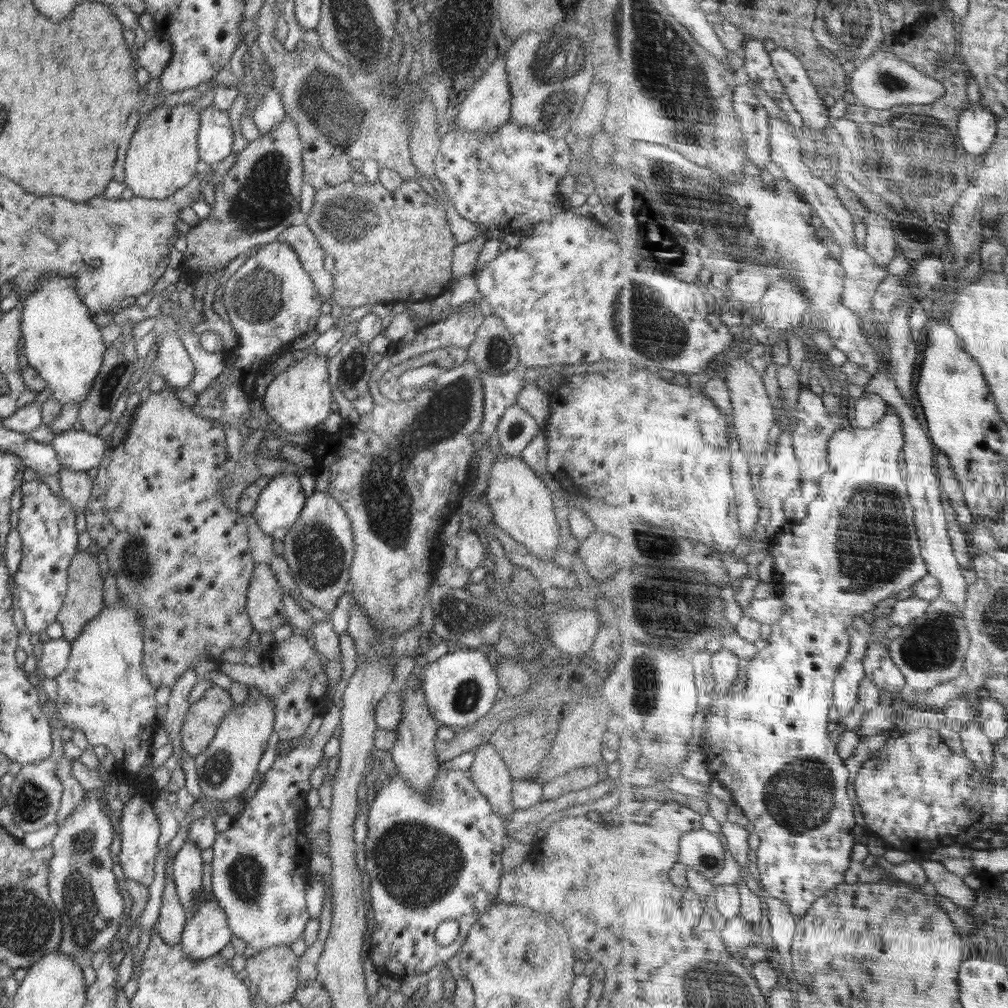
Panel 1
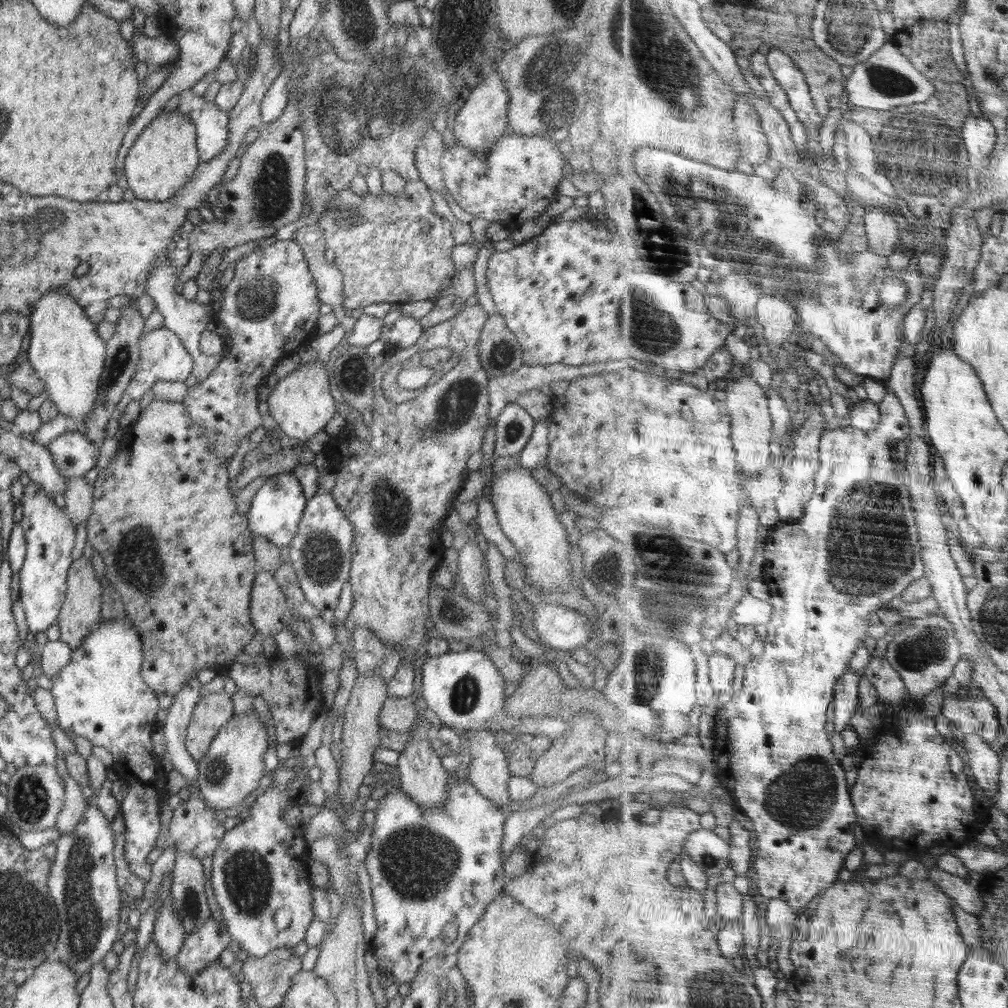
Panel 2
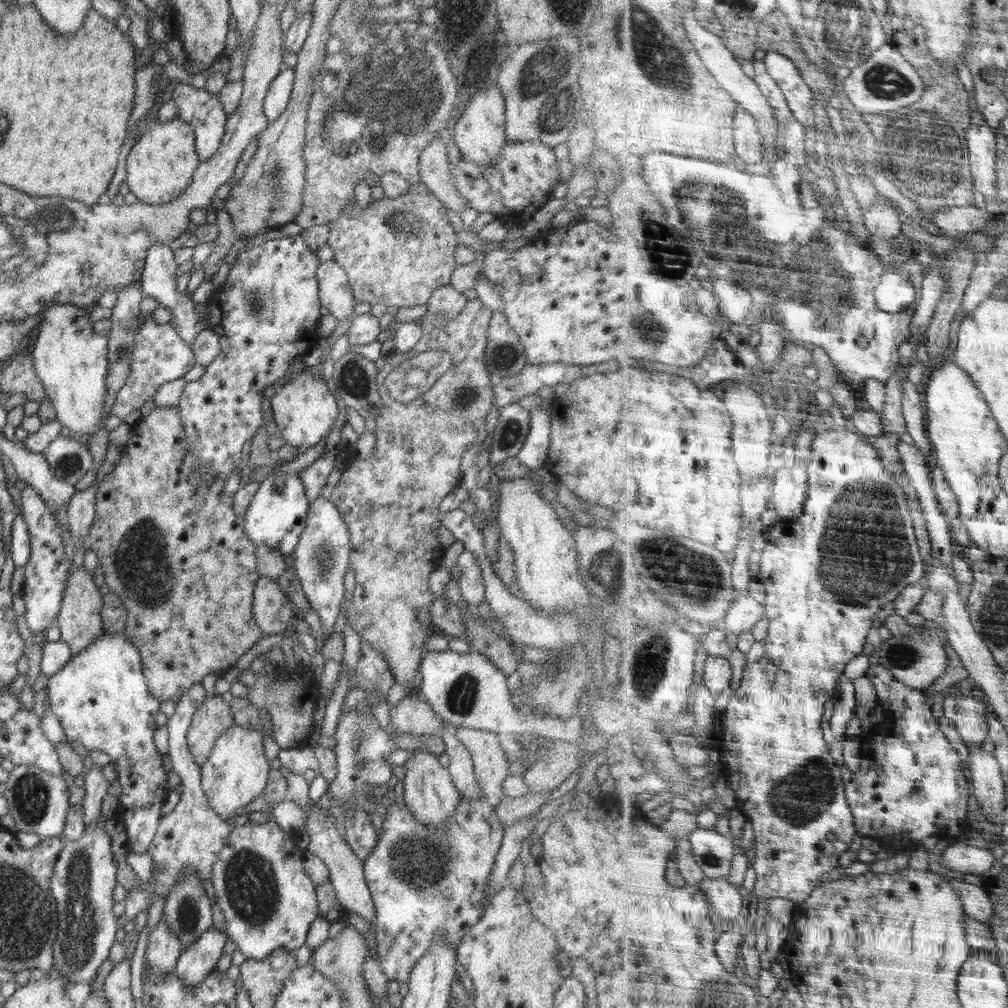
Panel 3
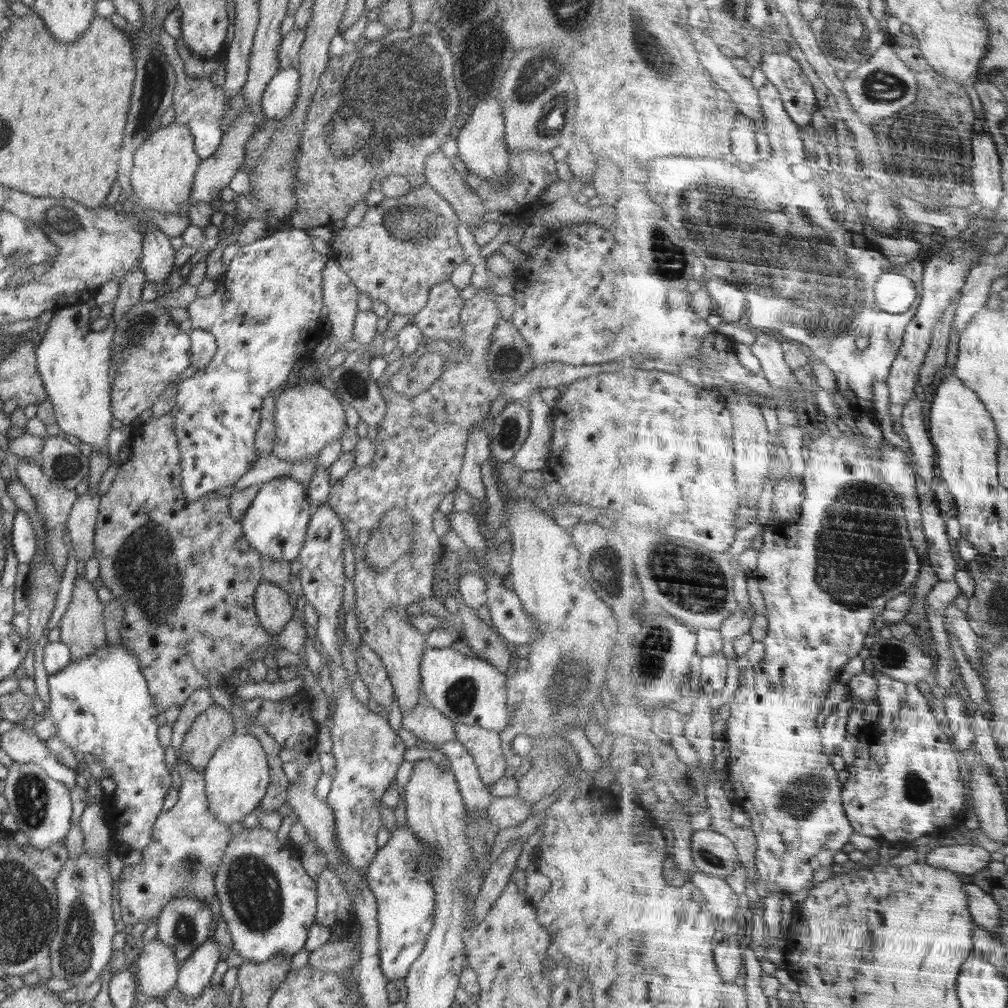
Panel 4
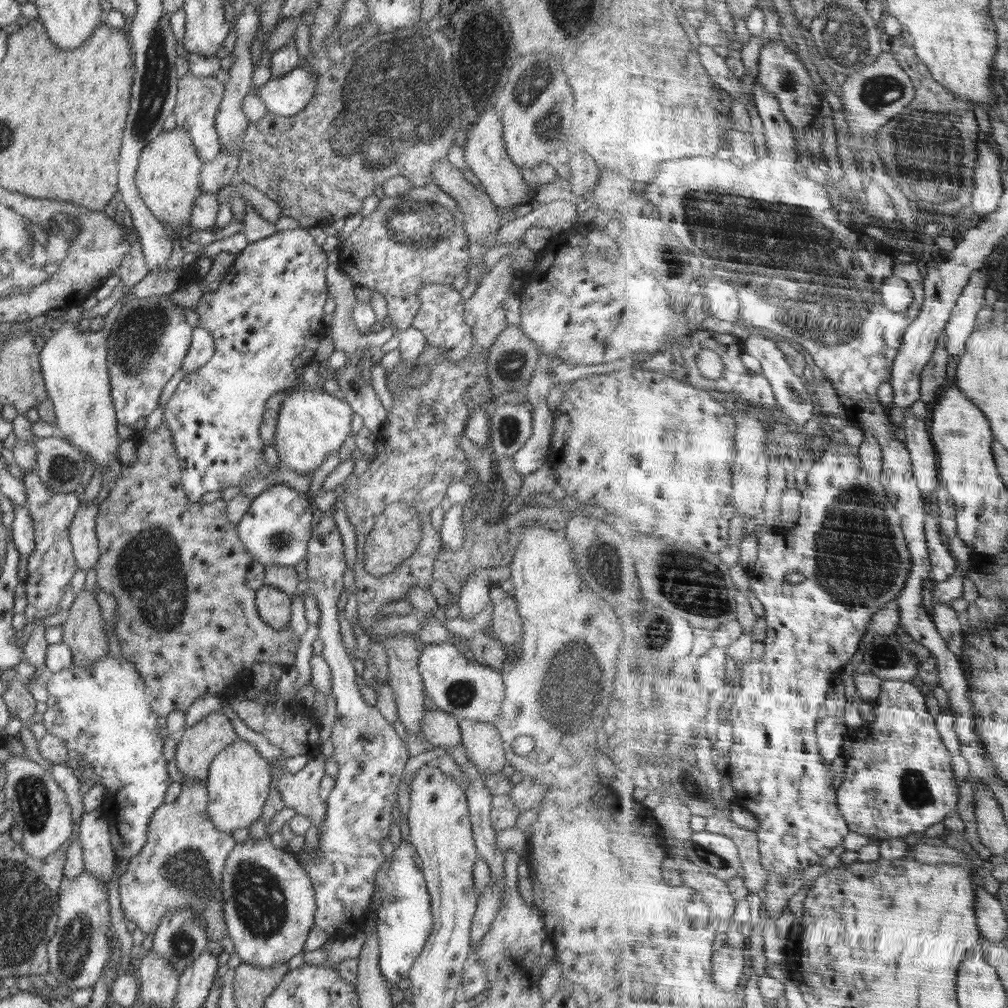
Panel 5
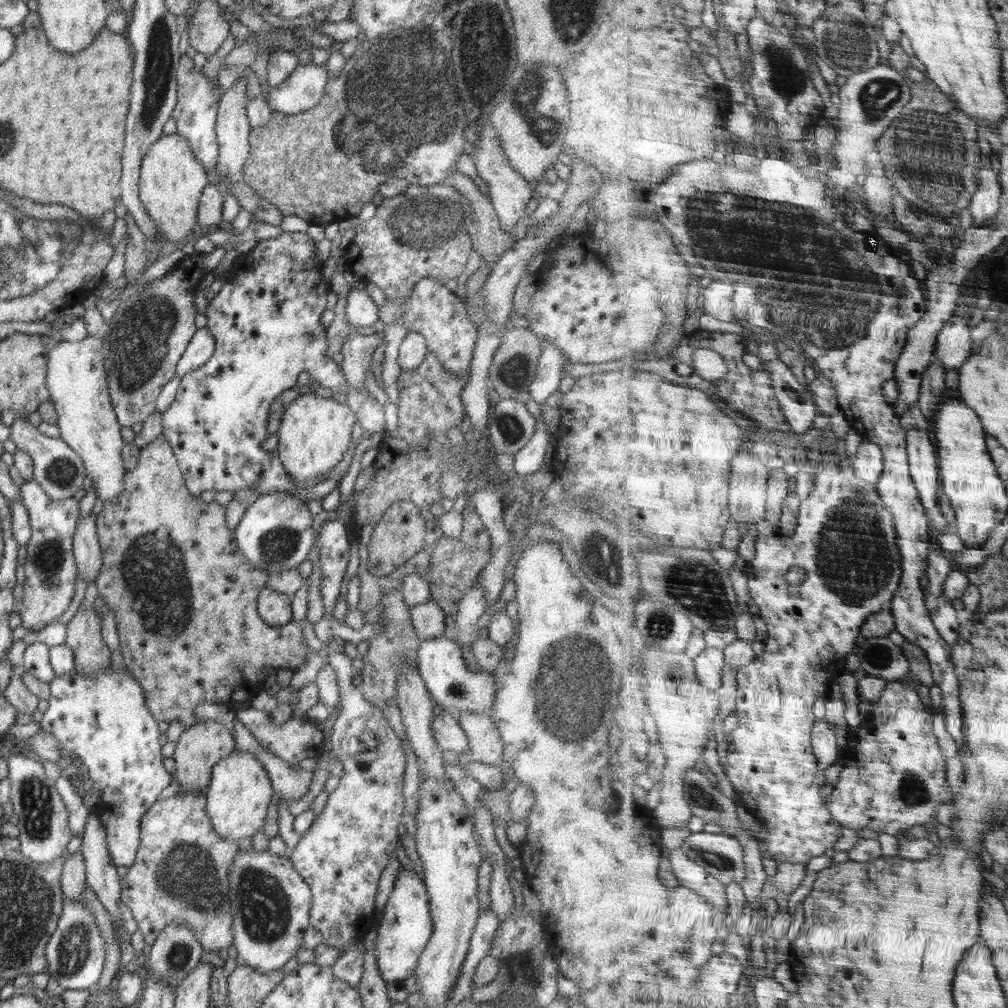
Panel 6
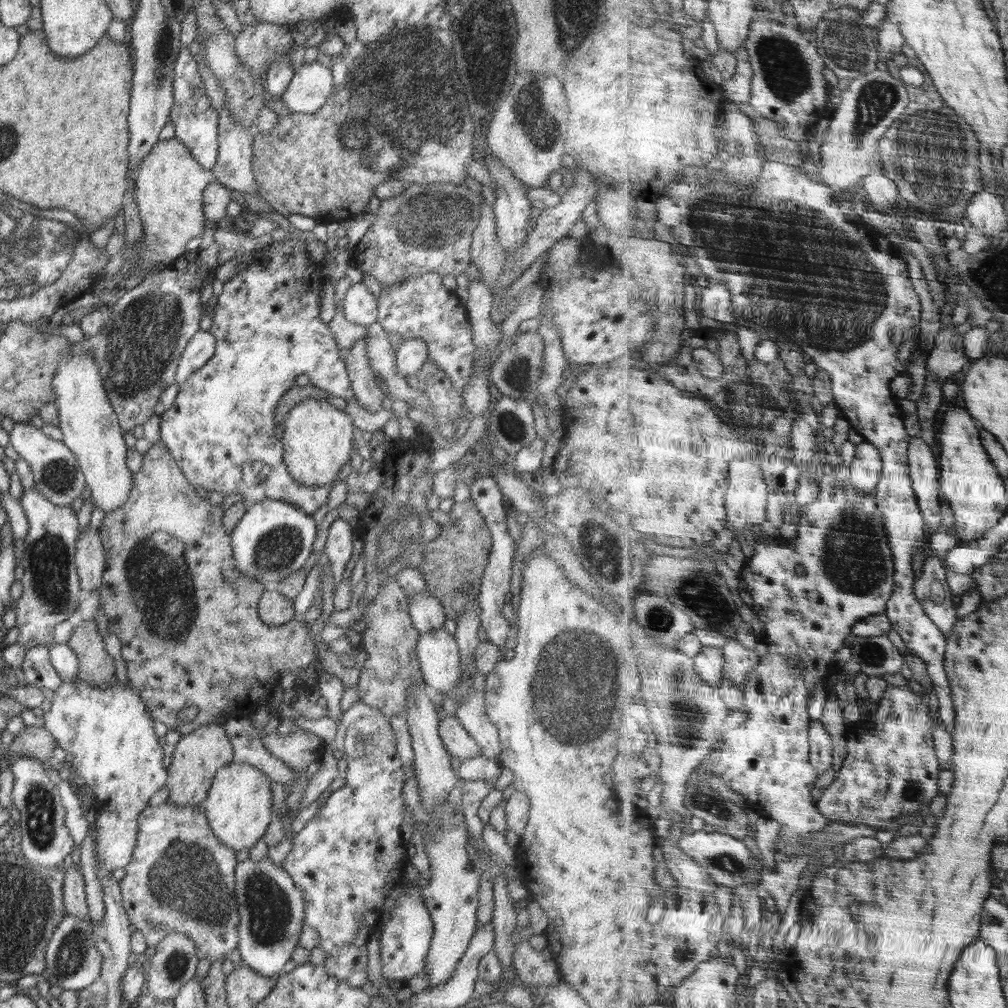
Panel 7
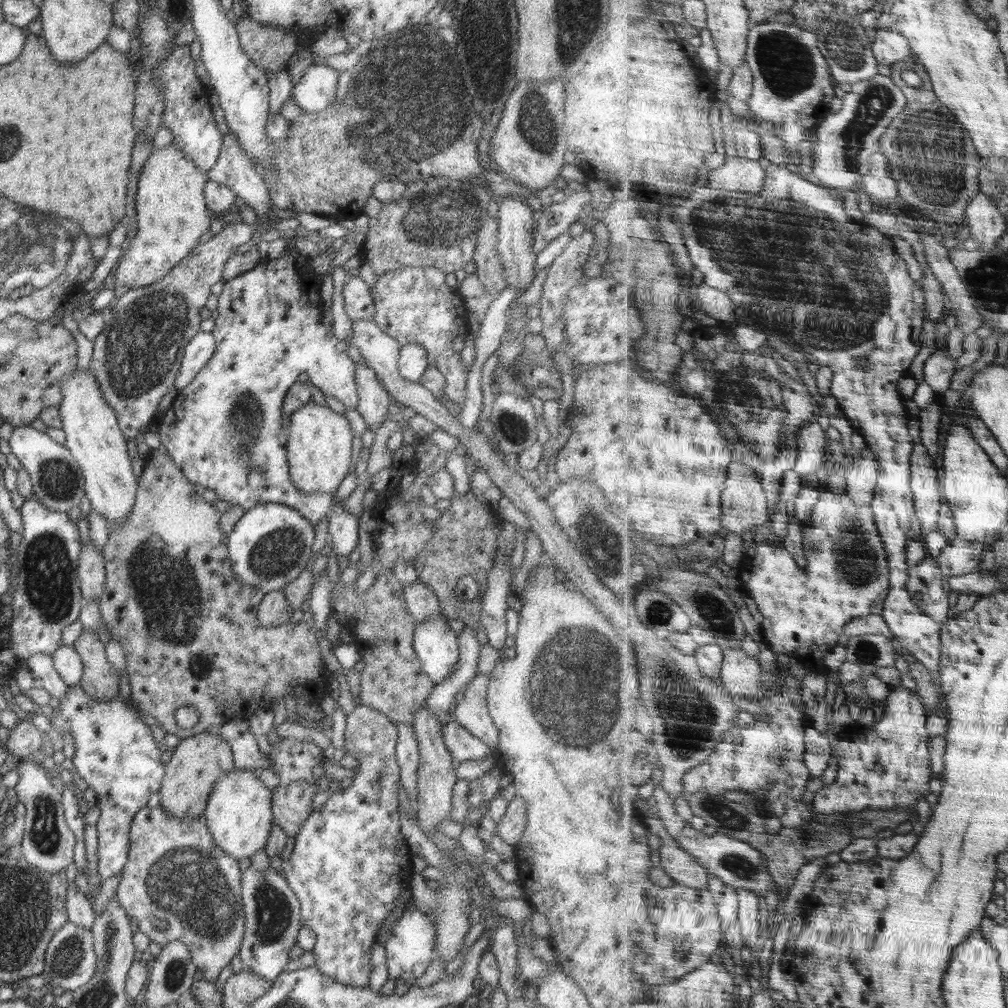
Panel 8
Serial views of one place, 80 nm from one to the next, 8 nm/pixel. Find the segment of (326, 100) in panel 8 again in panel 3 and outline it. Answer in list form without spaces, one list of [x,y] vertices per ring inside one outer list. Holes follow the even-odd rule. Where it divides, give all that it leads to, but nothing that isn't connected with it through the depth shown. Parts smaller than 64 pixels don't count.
[[[283,67],[270,84],[263,101],[263,111],[269,122],[276,120],[290,102],[294,79],[295,71]]]

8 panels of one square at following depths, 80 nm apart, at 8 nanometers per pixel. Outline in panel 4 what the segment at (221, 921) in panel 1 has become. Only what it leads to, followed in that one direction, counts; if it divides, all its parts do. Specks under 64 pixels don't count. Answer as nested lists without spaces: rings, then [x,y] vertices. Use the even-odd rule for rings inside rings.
[[[208,937],[179,966],[177,988],[185,997],[195,999],[210,984],[216,964],[220,962],[220,946]]]

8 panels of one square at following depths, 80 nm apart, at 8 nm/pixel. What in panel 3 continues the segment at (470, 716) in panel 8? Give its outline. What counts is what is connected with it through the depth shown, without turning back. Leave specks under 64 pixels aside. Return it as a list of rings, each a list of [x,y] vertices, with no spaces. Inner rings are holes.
[[[463,726],[453,729],[453,731],[470,751],[474,777],[476,777],[478,787],[484,793],[484,799],[490,806],[496,808],[504,799],[502,783],[509,776],[510,763],[500,747],[502,737],[497,733],[464,728]]]

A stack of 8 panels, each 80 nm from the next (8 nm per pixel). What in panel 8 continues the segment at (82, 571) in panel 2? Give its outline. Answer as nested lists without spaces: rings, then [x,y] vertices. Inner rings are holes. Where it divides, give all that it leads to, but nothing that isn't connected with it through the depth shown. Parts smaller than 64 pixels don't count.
[[[84,629],[73,647],[84,665],[79,685],[87,696],[97,701],[109,701],[118,697],[119,674],[106,659],[105,646],[98,634]]]

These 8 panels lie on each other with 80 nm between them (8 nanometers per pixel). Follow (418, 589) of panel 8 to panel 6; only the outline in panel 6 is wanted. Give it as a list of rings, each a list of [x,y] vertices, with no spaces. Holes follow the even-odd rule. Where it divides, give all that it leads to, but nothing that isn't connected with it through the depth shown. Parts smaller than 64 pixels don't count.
[[[432,598],[428,602],[412,606],[410,612],[413,627],[420,641],[444,635],[444,620],[446,620],[447,613]]]

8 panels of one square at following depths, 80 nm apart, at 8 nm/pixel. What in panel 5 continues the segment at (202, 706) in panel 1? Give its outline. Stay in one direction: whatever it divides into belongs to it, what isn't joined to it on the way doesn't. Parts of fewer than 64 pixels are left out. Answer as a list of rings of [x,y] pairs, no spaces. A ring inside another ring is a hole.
[[[211,712],[200,722],[188,727],[178,738],[175,753],[176,766],[181,772],[183,779],[190,778],[194,782],[204,782],[208,778],[210,764],[214,762],[214,757],[225,746],[238,741],[240,738],[234,731],[230,719],[225,714]]]

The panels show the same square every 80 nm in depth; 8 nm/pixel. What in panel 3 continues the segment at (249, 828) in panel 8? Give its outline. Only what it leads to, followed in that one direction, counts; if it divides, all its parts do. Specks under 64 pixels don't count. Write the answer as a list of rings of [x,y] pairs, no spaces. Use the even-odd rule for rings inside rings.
[[[236,724],[219,736],[206,764],[200,768],[202,789],[209,806],[225,819],[236,818],[246,812],[249,803],[263,796],[272,770],[265,755],[262,733],[258,729]]]

